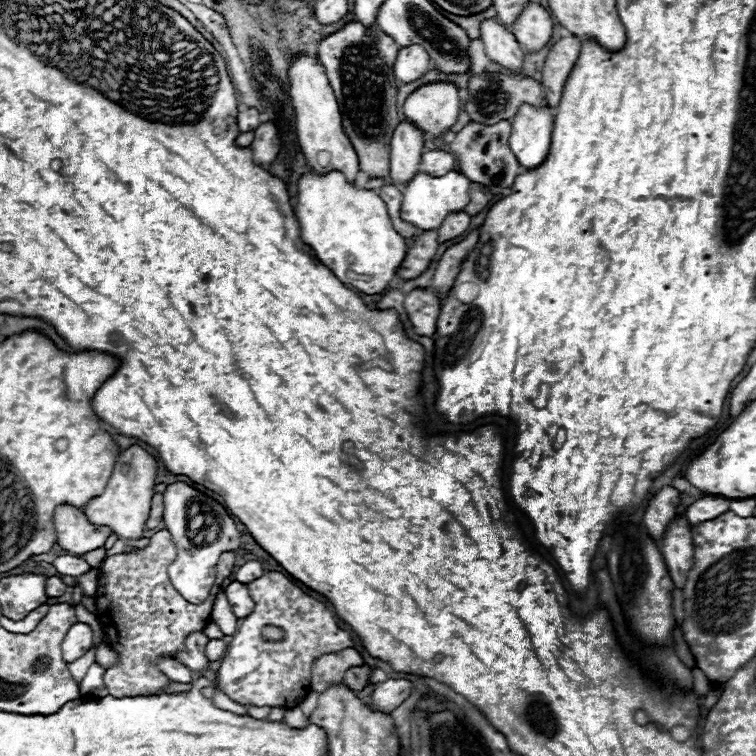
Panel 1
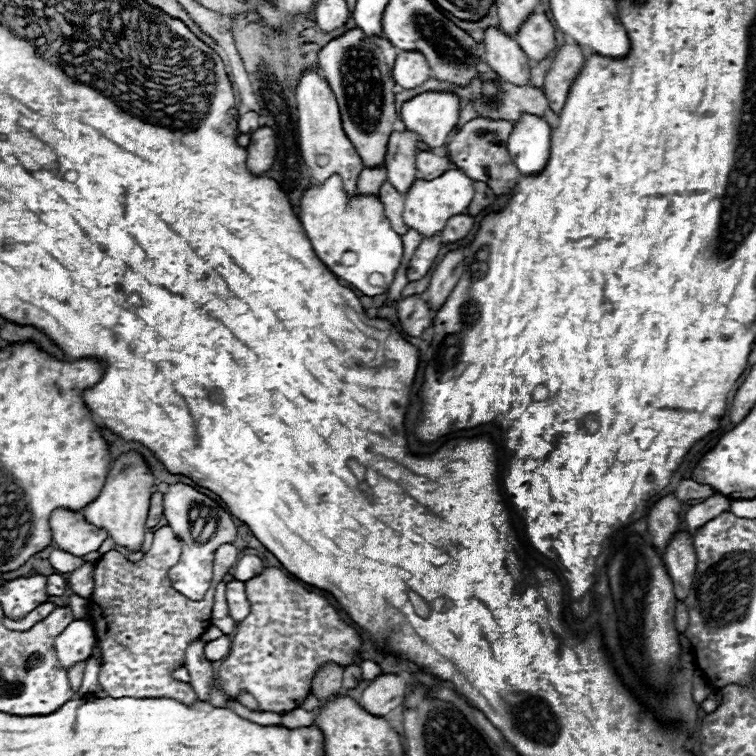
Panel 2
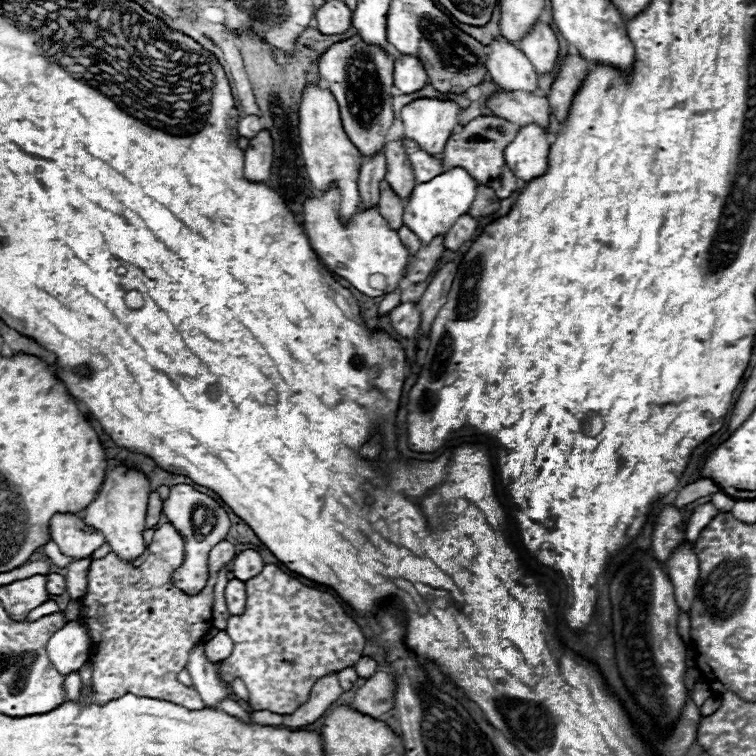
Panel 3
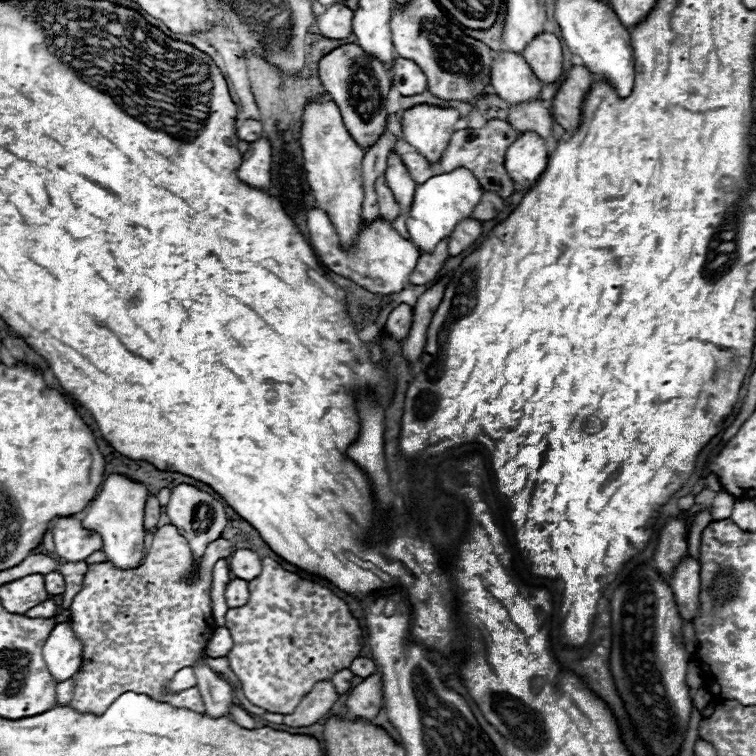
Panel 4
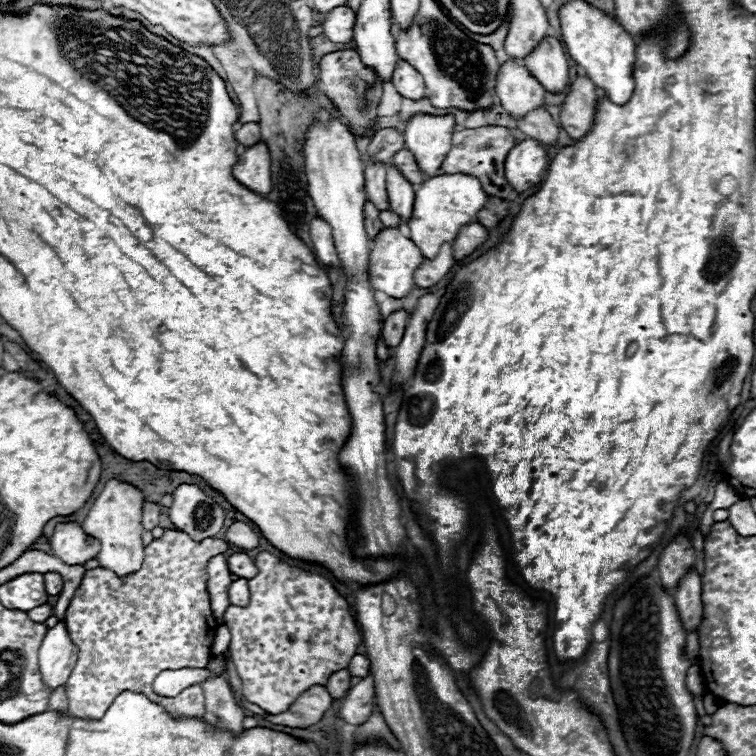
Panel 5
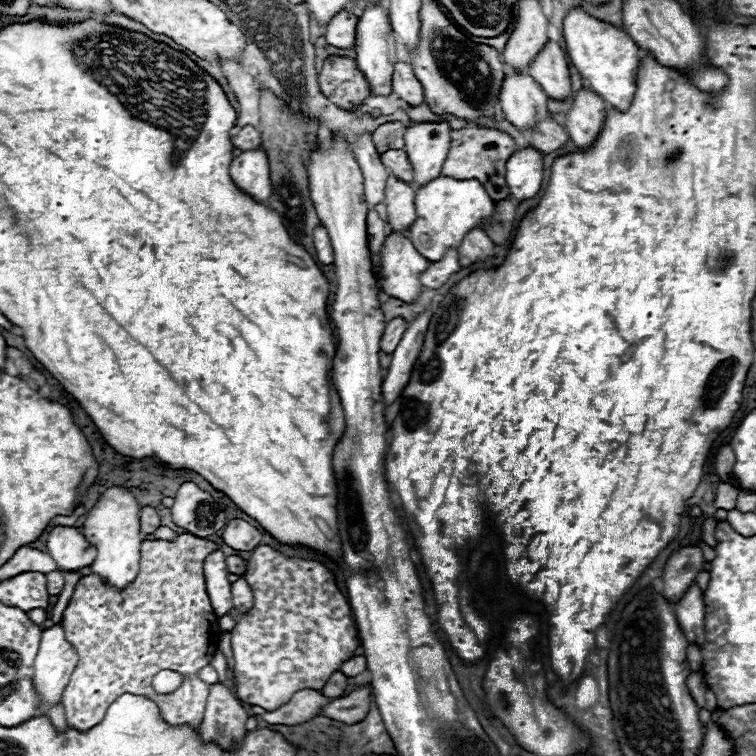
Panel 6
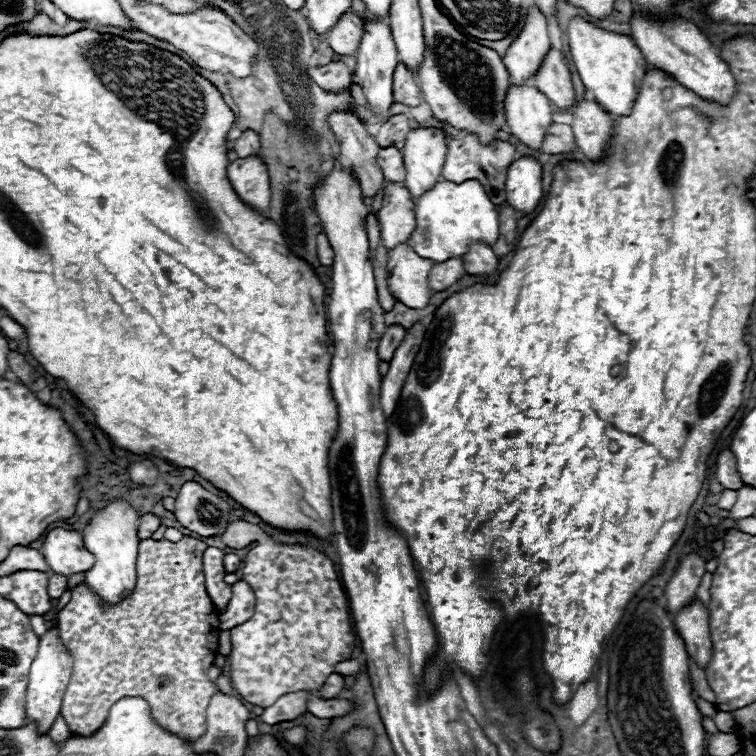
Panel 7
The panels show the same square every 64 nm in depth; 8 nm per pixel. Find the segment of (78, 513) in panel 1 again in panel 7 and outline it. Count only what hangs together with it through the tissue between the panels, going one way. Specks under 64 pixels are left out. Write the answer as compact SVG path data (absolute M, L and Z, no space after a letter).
M54 528L46 534L42 556L50 566L52 574L72 576L80 572L88 572L94 564L94 556L86 550L84 540L74 530Z

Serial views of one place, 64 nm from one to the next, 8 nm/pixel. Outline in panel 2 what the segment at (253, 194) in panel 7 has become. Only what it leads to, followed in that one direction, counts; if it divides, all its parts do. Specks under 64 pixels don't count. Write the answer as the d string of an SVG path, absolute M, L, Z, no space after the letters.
M264 126L258 128L248 144L248 160L246 160L246 168L250 174L254 176L264 176L276 156L276 136L272 132L272 128Z

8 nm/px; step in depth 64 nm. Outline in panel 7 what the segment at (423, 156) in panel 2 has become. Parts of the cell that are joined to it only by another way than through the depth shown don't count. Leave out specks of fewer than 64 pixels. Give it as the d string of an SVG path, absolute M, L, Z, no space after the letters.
M394 146L380 148L376 162L380 164L380 170L384 172L384 180L386 182L402 182L404 180L406 168L404 168L402 152L396 150Z

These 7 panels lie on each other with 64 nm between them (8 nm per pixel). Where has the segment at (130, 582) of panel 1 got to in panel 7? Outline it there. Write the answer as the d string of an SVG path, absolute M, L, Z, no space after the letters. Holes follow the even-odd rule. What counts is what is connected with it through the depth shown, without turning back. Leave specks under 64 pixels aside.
M184 536L180 542L170 540L142 540L138 548L138 582L130 596L112 608L102 608L100 600L84 586L72 590L72 598L60 612L60 640L74 658L72 676L62 700L62 718L66 720L74 736L92 736L108 718L108 712L116 700L124 696L138 696L148 700L152 718L170 734L196 742L206 732L206 708L218 690L216 682L208 678L208 670L214 664L218 652L220 620L218 610L206 594L202 554L206 544ZM166 676L168 682L158 686L158 680Z

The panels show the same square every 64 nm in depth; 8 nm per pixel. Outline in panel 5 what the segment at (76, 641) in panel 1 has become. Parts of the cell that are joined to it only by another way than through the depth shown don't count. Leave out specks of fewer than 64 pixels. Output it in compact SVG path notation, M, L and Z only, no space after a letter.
M58 622L50 628L38 650L40 676L44 684L54 692L58 686L64 686L78 662L78 648L68 638L64 622Z

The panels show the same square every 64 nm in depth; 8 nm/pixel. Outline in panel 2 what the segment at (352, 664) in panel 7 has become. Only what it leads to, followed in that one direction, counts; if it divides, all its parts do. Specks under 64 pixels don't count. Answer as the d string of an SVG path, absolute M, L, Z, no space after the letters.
M362 660L362 662L360 662L360 670L362 670L362 676L364 676L366 680L374 680L378 674L382 674L380 666L378 666L376 662L372 662L372 660Z

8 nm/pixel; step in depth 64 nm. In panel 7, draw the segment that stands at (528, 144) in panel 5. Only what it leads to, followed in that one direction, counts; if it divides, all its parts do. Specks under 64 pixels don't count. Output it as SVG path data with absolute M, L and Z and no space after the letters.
M520 158L508 166L506 204L520 214L532 214L542 200L542 166L534 158Z

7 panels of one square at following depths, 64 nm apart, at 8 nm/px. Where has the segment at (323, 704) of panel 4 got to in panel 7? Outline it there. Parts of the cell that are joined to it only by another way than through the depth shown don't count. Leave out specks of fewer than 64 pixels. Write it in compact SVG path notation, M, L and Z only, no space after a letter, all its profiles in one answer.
M308 692L284 694L280 700L276 700L276 704L264 708L264 714L260 718L266 724L278 724L284 720L294 720L306 712L306 696L308 696Z

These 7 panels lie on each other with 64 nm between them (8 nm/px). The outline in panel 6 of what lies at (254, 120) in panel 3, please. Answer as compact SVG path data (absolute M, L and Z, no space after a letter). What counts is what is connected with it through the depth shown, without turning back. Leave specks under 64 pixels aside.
M244 126L240 130L240 134L232 138L232 144L234 144L234 148L238 148L242 152L256 150L256 148L260 148L260 132L254 126Z

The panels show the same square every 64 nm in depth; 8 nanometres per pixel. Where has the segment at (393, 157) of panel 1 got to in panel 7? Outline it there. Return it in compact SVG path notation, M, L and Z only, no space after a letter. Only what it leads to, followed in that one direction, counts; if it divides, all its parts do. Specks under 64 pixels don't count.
M386 184L386 194L378 210L378 224L384 248L390 252L398 244L406 244L416 226L414 202L404 186Z

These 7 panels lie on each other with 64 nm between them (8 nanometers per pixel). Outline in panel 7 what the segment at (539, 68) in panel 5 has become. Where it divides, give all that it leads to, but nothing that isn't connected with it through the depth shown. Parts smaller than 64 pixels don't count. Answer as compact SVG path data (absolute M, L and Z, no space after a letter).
M554 48L544 58L544 64L534 78L534 86L540 92L544 92L544 96L548 96L552 106L560 110L572 110L576 106L576 94L574 94L570 70L566 66L562 52Z

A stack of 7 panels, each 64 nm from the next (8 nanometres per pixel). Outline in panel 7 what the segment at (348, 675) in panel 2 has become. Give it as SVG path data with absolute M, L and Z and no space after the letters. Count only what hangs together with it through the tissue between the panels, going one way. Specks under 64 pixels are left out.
M330 674L328 680L322 684L322 688L318 690L318 696L338 696L344 692L344 676L342 674Z

